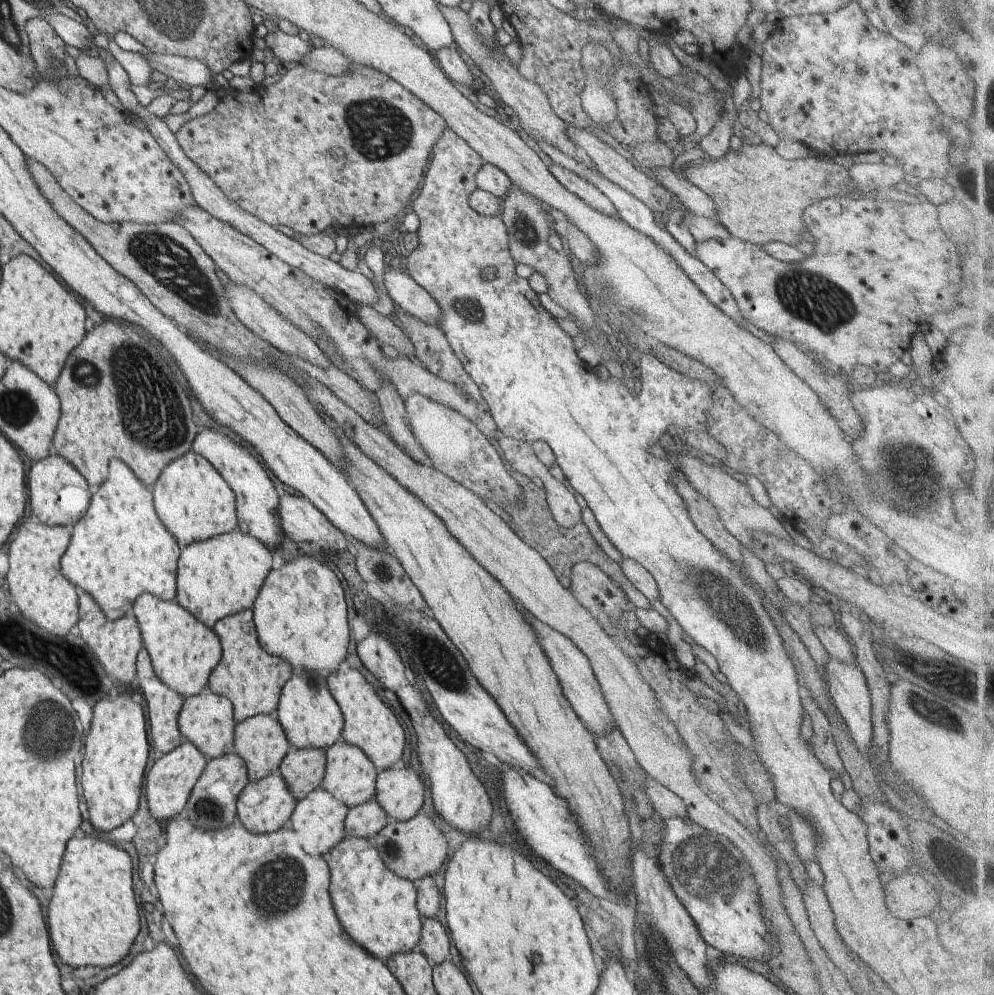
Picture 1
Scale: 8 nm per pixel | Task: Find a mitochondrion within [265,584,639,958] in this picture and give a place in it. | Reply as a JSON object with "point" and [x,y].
{"point":[436,660]}

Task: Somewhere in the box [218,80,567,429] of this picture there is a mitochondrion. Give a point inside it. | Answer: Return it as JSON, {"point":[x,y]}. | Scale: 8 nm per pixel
{"point":[378,131]}

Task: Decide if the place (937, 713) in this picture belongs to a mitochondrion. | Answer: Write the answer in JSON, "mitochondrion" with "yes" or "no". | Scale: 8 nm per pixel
{"mitochondrion":"yes"}

